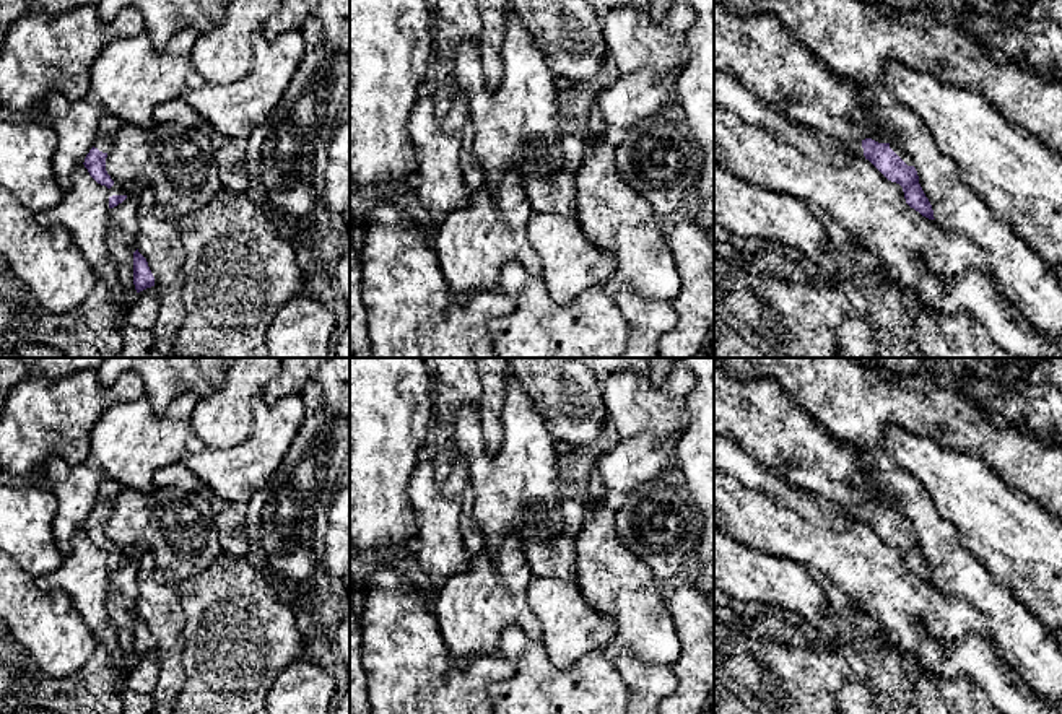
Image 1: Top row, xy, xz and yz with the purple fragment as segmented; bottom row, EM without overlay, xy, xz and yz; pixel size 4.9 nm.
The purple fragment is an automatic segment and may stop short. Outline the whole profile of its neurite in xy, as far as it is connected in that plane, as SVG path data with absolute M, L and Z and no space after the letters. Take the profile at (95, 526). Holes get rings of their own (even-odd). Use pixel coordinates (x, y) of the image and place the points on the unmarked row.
M104 477L98 488L98 501L94 504L94 509L86 519L83 527L89 540L98 548L106 550L107 553L114 550L114 545L106 535L106 522L107 522L107 517L112 514L115 498L120 490L122 490L120 485L117 485L109 477Z

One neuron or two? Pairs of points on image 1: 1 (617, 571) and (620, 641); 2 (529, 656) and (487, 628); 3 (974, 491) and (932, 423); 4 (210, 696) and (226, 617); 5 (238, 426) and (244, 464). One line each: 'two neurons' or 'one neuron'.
1: one neuron
2: two neurons
3: two neurons
4: one neuron
5: two neurons

